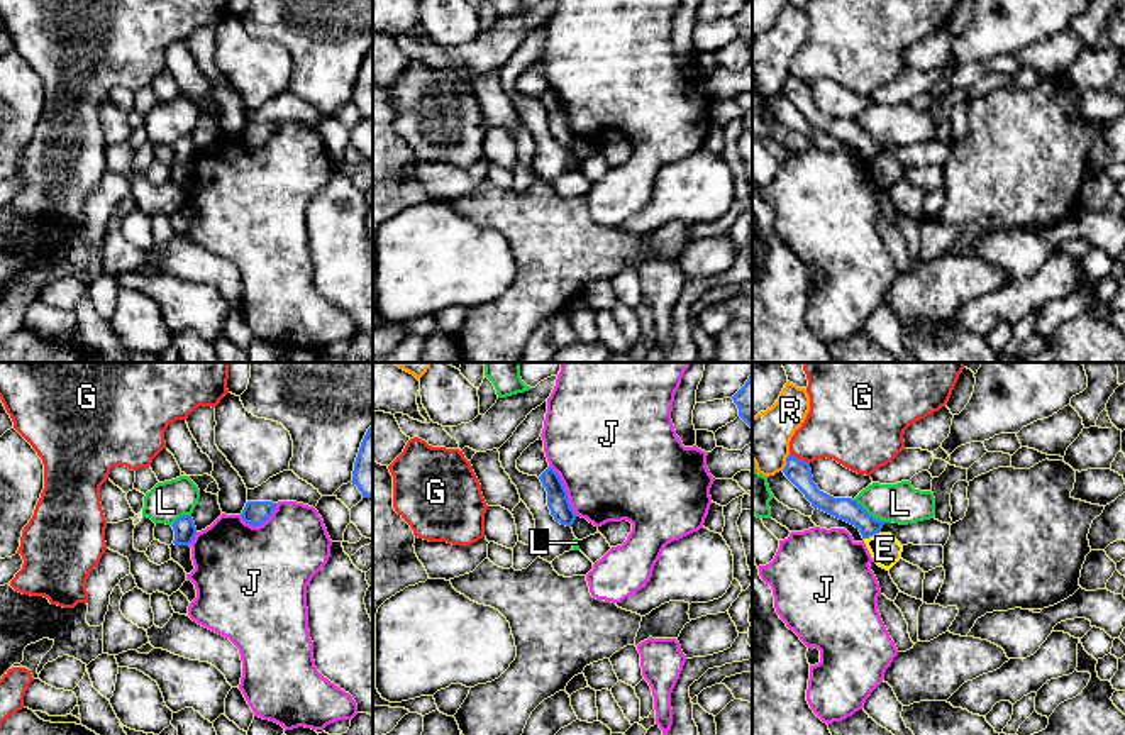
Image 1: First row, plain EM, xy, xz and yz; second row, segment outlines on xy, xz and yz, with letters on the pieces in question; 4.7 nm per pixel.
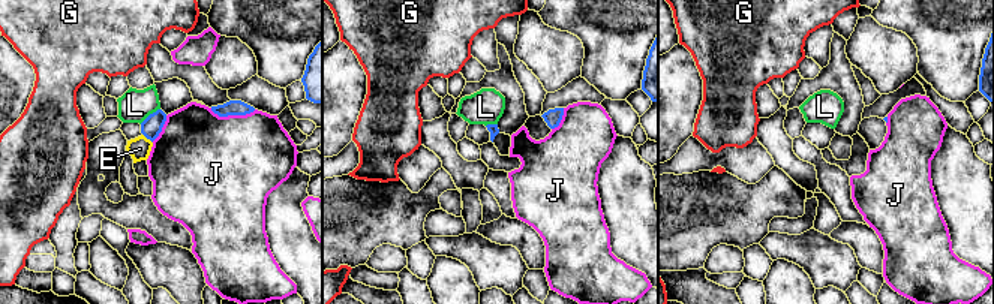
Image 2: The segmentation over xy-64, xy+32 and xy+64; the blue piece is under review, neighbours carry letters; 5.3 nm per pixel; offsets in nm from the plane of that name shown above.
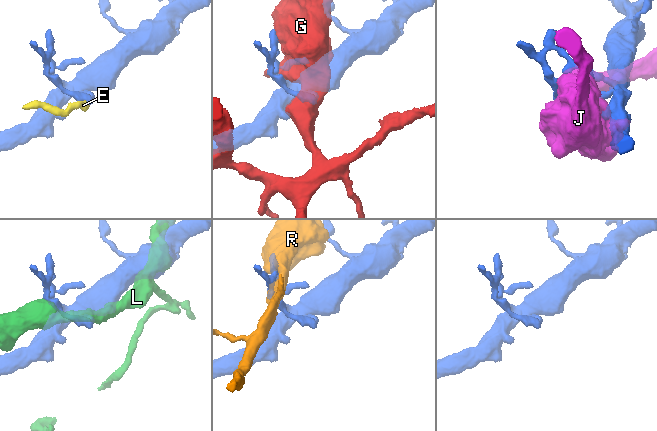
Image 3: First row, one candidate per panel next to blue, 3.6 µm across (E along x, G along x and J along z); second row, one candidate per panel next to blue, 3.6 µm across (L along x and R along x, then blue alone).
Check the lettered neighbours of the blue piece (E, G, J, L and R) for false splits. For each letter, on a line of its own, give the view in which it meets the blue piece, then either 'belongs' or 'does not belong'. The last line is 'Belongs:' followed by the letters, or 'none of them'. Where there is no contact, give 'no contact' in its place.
E: contact in yz; does not belong
G: contact in yz; does not belong
J: contact in xz; does not belong
L: contact in yz; does not belong
R: contact in yz; does not belong
Belongs: none of them

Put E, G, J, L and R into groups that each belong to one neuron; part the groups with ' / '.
E / G / J / L / R

